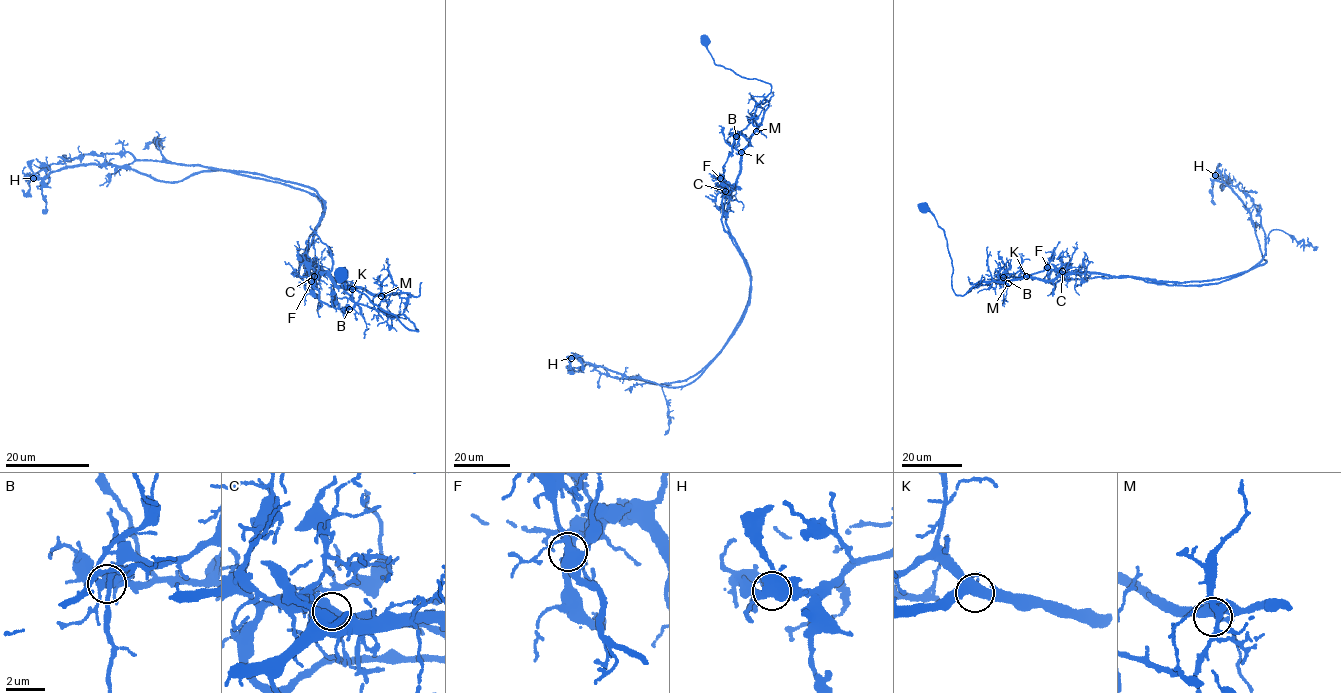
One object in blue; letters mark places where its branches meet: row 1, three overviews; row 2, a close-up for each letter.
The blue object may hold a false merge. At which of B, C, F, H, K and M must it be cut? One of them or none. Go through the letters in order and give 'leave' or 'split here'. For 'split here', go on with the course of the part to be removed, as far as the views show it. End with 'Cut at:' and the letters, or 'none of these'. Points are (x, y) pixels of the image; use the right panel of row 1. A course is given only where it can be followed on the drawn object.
B: leave
C: leave
F: leave
H: split here; foreign part runs (1214, 175), (1249, 213), (1265, 263), (1212, 280), (1164, 282), (1085, 272), (972, 284), (968, 276)
K: leave
M: leave
Cut at: H

